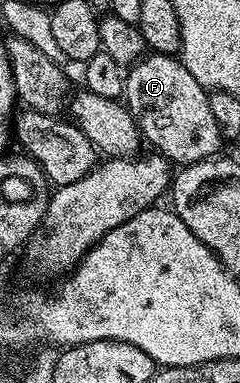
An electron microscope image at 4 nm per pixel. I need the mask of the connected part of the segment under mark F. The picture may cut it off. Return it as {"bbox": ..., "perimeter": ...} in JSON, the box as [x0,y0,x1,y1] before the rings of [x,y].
{"bbox":[124,53,224,164],"perimeter":[[[147,53],[129,67],[124,78],[124,105],[133,116],[139,131],[147,143],[150,142],[155,151],[162,157],[170,159],[174,164],[189,164],[205,158],[213,158],[224,145],[220,128],[216,124],[216,116],[212,116],[212,104],[209,93],[203,86],[196,84],[192,72],[184,68],[184,64],[173,54]]]}

